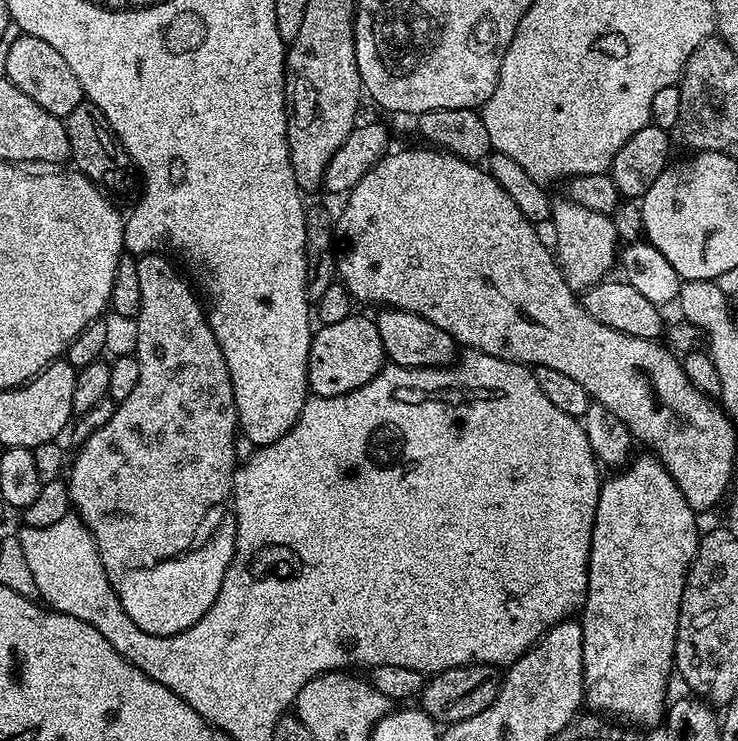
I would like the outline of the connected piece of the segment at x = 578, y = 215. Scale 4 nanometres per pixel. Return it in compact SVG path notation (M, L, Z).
M561 199L561 204L551 205L552 218L550 227L556 231L554 255L559 263L561 272L568 280L569 288L583 290L591 284L599 284L609 275L608 272L618 260L618 241L612 225L611 216L603 216L597 212L586 210L573 204L571 200Z

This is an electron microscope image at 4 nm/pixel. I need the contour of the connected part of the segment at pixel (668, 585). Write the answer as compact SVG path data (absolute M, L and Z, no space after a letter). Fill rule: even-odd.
M644 454L641 460L633 459L623 470L603 481L600 486L598 498L598 510L596 522L592 526L592 549L588 559L588 592L584 596L582 613L579 624L582 626L582 670L584 671L584 704L592 707L596 712L605 712L608 716L617 716L620 720L629 720L632 724L656 724L659 725L666 716L666 701L668 696L668 679L674 676L674 642L678 630L678 610L682 602L682 590L686 582L686 574L690 562L696 553L696 547L702 535L702 528L696 525L698 514L686 502L682 490L674 482L664 465L656 459L655 455Z

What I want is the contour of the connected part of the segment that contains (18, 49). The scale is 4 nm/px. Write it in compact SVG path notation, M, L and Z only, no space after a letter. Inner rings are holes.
M23 34L17 35L17 37L16 41L13 39L8 45L6 70L3 75L7 76L11 84L18 86L18 90L22 90L22 94L26 94L26 98L34 98L34 102L38 102L38 106L42 106L42 110L61 118L68 117L70 110L74 110L74 106L85 103L86 100L78 78L74 78L74 70L70 70L66 58L62 58L62 54L58 54L58 50L54 50L54 46L50 46L50 42L42 42L42 38Z

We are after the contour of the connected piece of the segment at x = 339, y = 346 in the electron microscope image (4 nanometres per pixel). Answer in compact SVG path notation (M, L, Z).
M353 314L342 322L320 324L313 331L308 355L308 390L313 396L337 396L366 386L384 367L386 357L378 326L371 315Z

